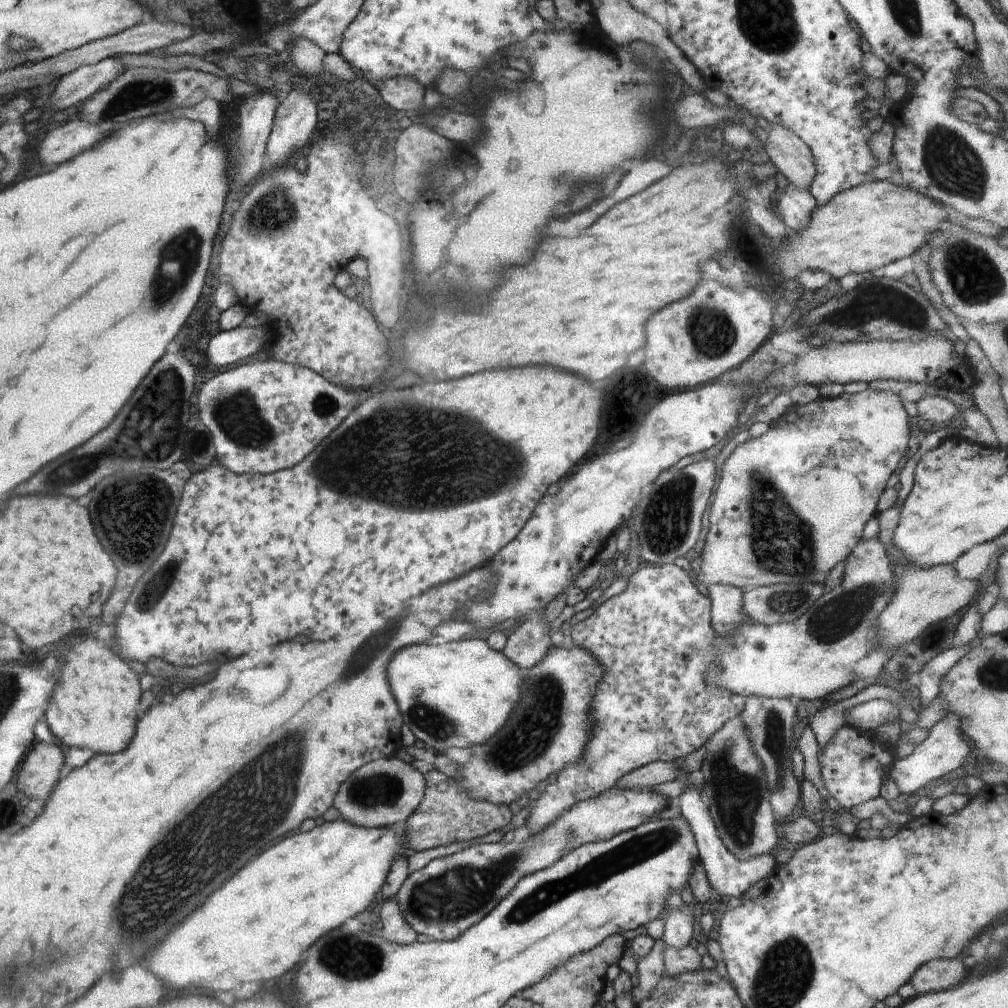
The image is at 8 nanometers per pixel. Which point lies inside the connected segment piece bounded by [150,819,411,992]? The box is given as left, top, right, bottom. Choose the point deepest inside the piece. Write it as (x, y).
(255, 927)

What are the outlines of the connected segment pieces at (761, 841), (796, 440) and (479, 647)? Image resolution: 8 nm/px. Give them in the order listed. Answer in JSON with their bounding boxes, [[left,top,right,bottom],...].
[[696,714,782,860],[696,389,912,593],[387,639,525,754]]

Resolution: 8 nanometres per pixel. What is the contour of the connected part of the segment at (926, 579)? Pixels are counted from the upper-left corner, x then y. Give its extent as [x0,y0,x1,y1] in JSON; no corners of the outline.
[878,564,979,645]

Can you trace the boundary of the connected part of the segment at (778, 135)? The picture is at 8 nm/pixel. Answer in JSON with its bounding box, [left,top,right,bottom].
[765,124,815,189]

